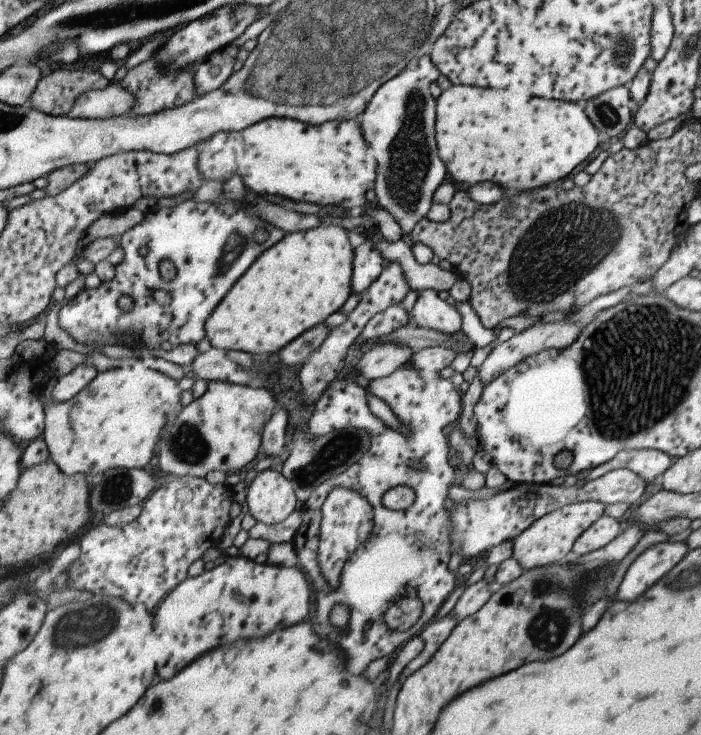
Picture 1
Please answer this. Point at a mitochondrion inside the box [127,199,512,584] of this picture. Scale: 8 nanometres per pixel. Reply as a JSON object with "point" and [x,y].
{"point":[315,470]}

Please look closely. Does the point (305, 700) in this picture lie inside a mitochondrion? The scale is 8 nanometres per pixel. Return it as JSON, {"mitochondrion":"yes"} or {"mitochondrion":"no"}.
{"mitochondrion":"no"}

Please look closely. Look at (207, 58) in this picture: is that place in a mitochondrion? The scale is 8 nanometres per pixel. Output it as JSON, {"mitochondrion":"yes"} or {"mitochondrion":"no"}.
{"mitochondrion":"no"}

